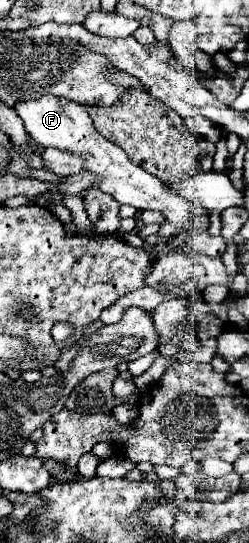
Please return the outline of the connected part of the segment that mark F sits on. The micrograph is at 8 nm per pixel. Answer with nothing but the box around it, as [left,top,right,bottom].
[16,95,208,237]

